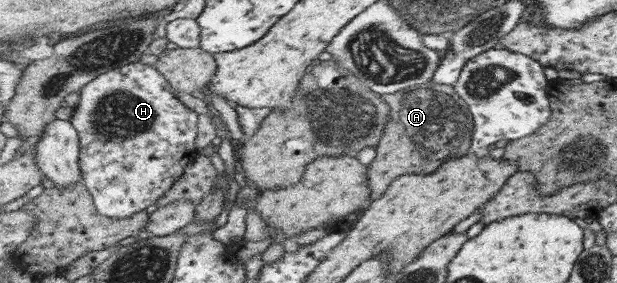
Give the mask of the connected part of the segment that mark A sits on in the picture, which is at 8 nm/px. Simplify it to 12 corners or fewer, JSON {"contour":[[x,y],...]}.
{"contour":[[454,86],[383,95],[391,120],[369,164],[371,196],[473,153]]}

